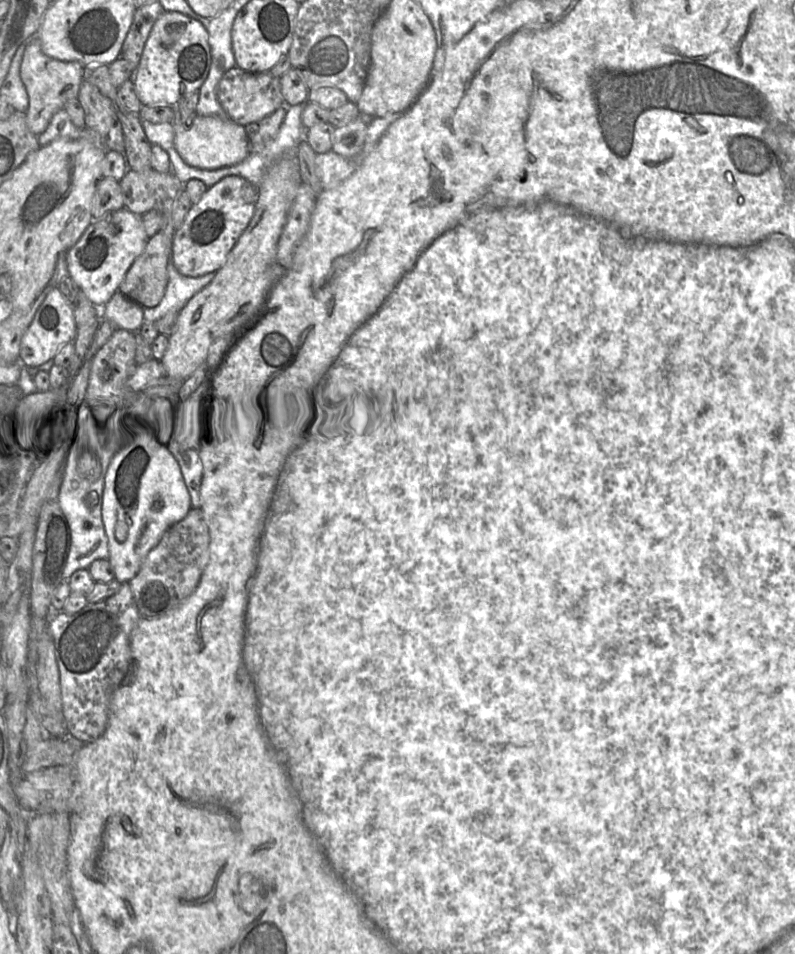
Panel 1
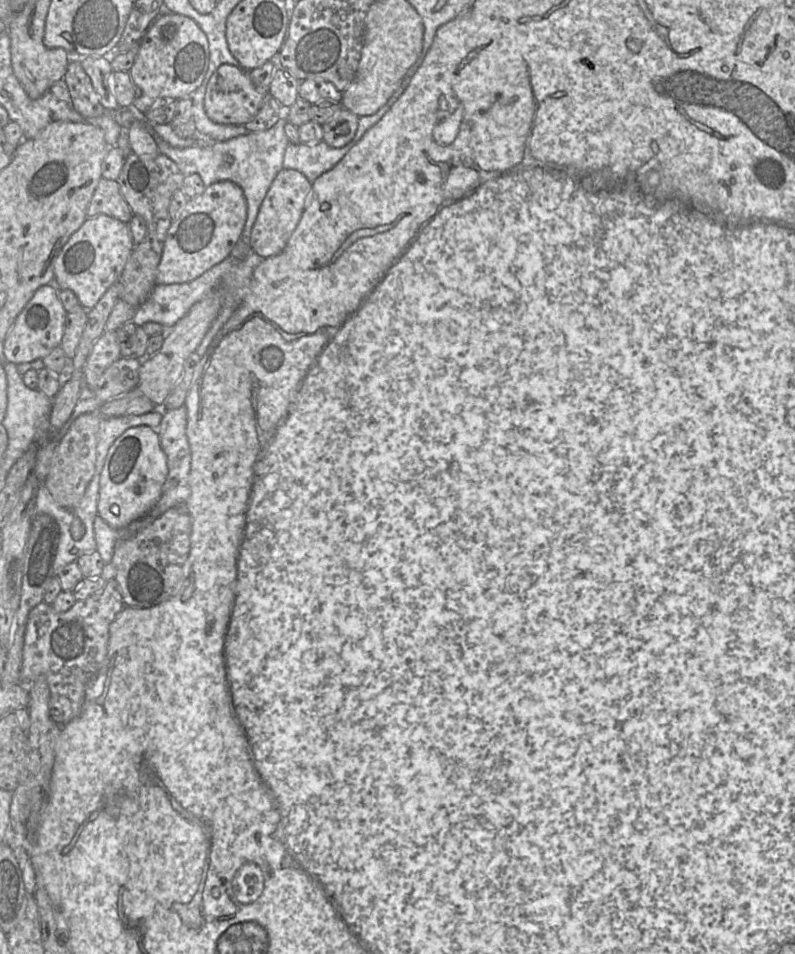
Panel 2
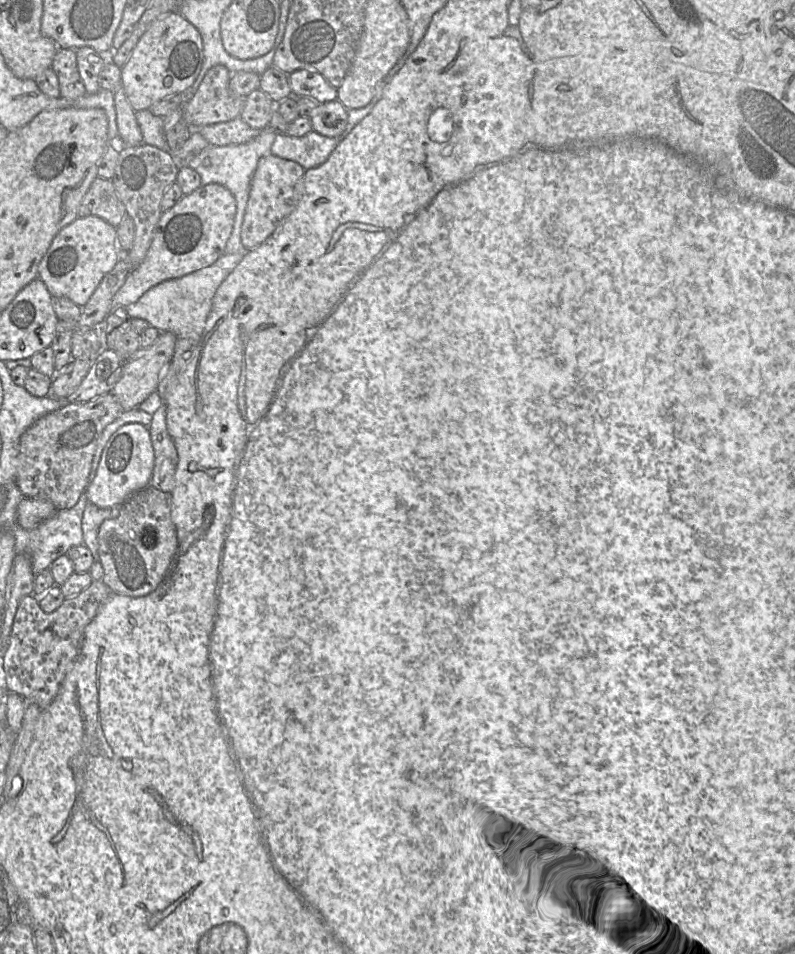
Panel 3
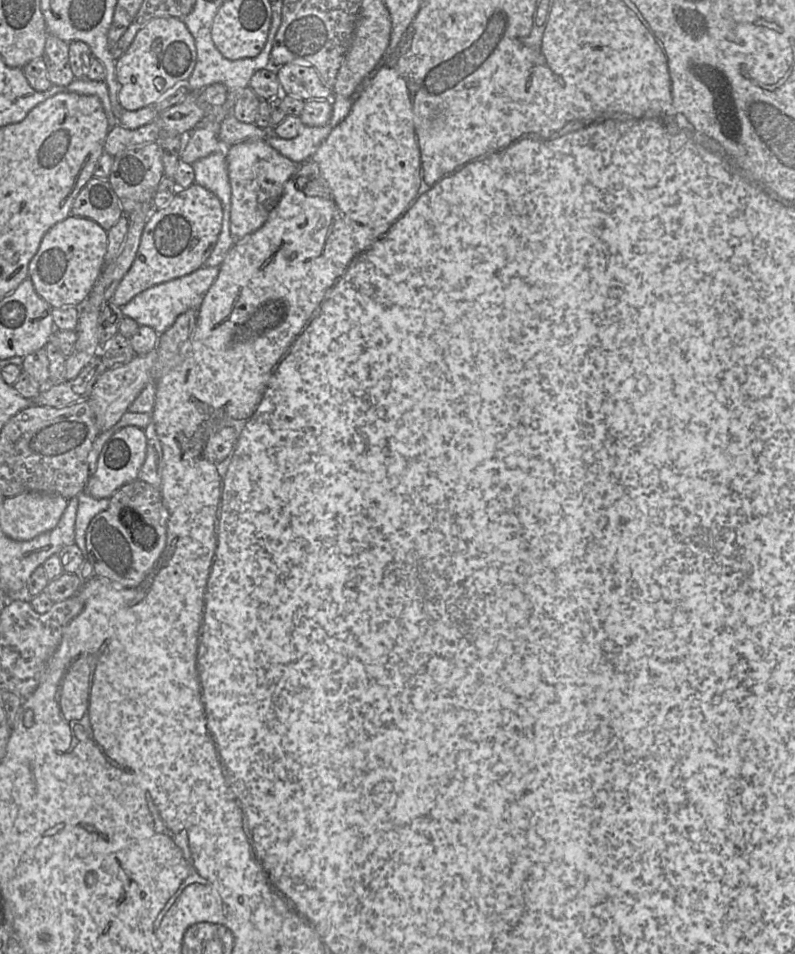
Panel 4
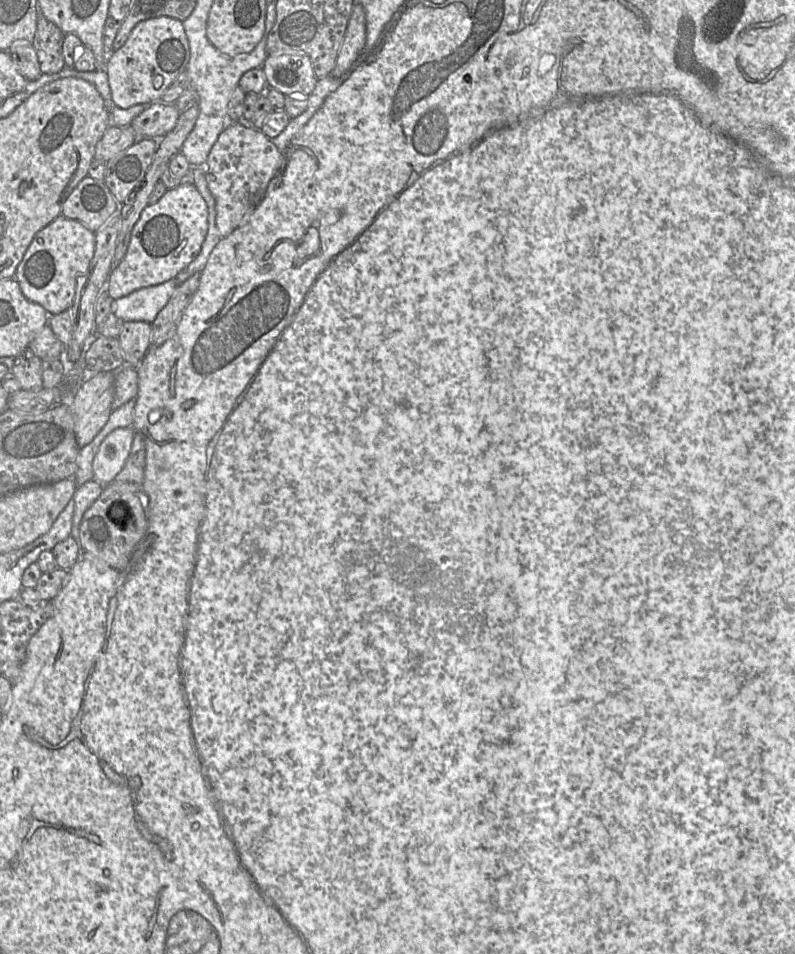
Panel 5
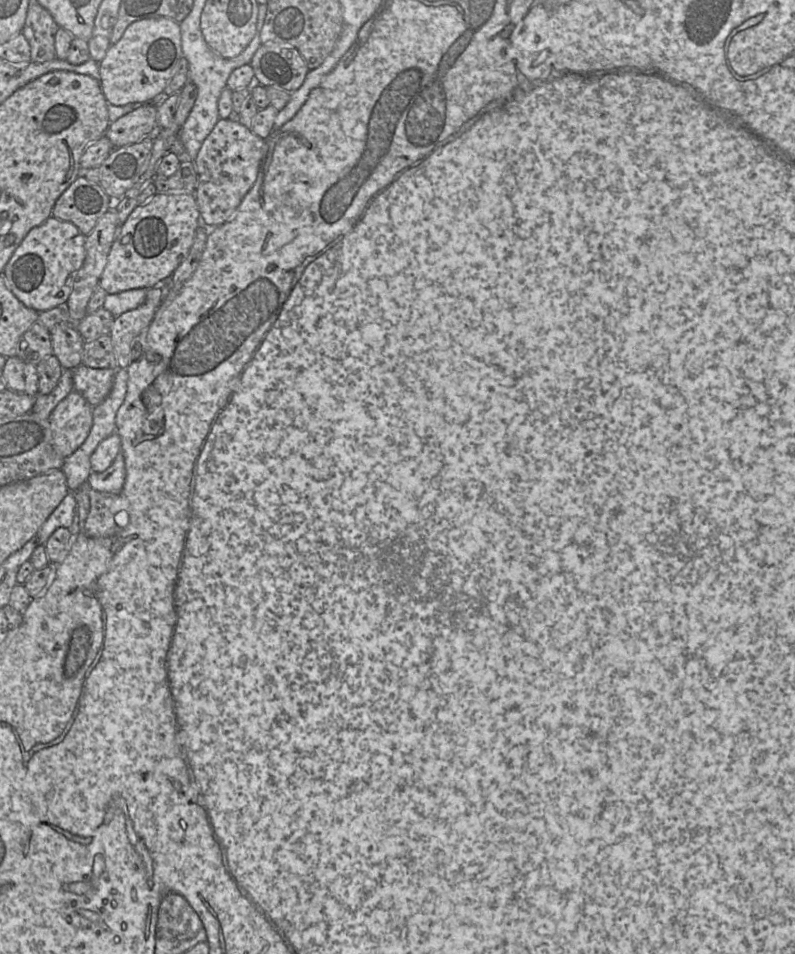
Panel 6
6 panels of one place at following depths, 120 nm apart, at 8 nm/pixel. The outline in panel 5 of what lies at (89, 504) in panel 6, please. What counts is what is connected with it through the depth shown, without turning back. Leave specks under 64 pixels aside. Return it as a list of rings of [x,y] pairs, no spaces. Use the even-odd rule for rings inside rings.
[[[113,482],[104,486],[97,500],[84,513],[79,527],[79,546],[95,560],[124,569],[148,530],[148,498],[141,484]]]

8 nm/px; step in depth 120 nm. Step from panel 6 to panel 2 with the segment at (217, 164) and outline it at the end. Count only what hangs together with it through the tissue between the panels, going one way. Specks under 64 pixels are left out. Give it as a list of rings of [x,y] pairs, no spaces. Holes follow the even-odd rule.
[[[287,168],[280,170],[263,199],[253,225],[249,238],[251,251],[261,258],[280,253],[296,229],[310,194],[311,183],[301,172]]]

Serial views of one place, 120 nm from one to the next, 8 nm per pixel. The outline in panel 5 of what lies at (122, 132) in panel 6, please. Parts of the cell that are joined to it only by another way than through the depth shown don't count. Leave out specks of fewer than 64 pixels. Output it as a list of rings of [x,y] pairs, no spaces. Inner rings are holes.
[[[153,102],[131,123],[139,139],[152,138],[160,140],[172,131],[181,112],[172,103]]]

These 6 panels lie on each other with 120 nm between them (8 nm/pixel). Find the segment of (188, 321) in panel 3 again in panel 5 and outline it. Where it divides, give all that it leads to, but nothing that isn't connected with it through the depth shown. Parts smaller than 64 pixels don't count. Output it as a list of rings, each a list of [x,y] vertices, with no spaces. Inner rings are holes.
[[[170,279],[113,299],[112,312],[124,321],[145,321],[152,324],[160,310],[168,303],[177,286],[177,281]]]

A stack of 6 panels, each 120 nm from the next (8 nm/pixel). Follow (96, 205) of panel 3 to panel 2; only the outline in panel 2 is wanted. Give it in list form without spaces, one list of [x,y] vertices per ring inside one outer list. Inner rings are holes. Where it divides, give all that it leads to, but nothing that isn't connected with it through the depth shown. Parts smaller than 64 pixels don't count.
[[[101,178],[87,208],[87,216],[105,214],[128,223],[134,216],[125,201],[117,180]]]

